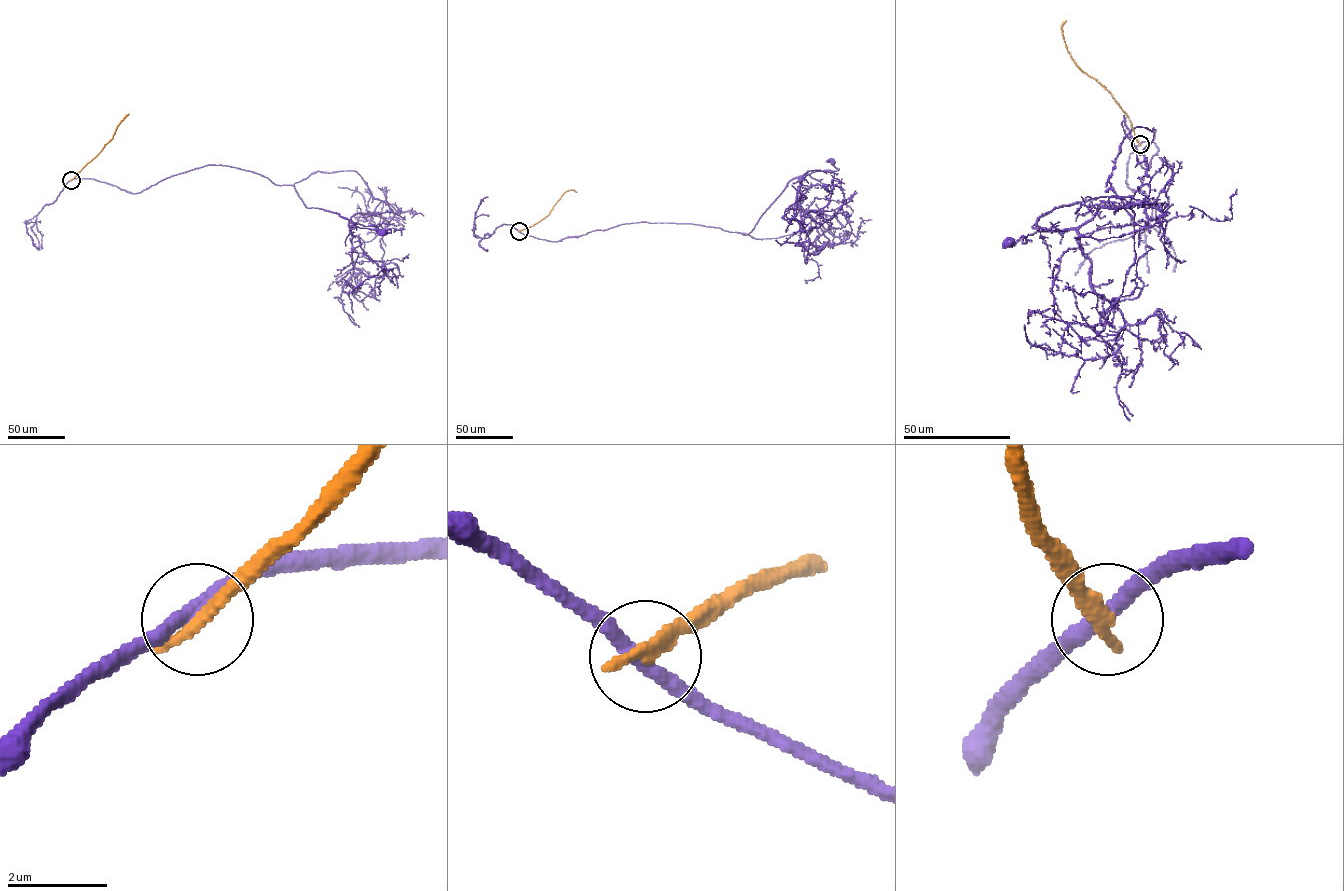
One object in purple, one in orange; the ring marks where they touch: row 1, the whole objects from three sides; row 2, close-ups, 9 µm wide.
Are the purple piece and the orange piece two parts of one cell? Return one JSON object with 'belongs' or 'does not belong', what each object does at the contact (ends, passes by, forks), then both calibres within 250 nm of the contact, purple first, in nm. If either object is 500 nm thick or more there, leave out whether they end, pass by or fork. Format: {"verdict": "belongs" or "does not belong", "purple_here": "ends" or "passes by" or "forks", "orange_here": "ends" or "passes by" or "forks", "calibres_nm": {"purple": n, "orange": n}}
{"verdict": "does not belong", "purple_here": "passes by", "orange_here": "ends", "calibres_nm": {"purple": 300, "orange": 360}}

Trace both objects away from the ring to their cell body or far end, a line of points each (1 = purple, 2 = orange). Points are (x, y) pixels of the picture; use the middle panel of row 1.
1: (519, 231), (558, 241), (646, 222), (718, 227), (744, 235), (790, 181), (836, 170), (832, 161)
2: (519, 231), (546, 216), (565, 191), (577, 192)

